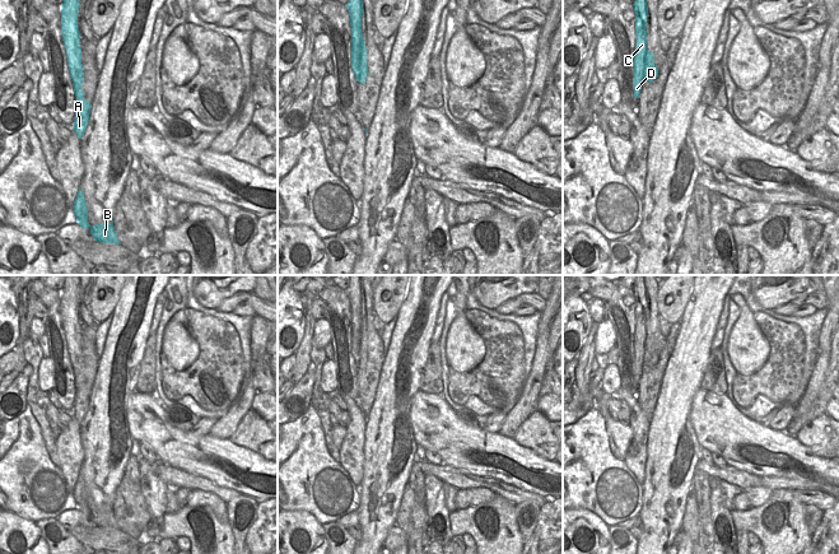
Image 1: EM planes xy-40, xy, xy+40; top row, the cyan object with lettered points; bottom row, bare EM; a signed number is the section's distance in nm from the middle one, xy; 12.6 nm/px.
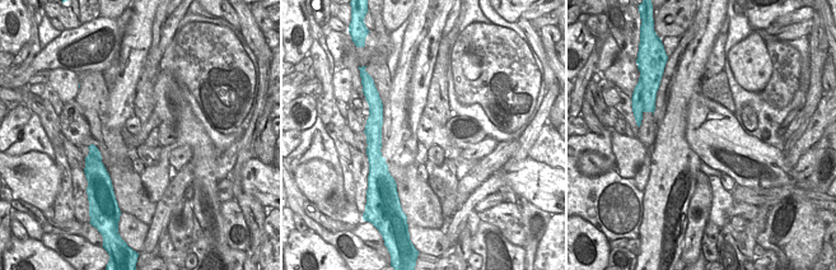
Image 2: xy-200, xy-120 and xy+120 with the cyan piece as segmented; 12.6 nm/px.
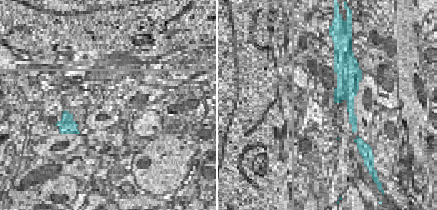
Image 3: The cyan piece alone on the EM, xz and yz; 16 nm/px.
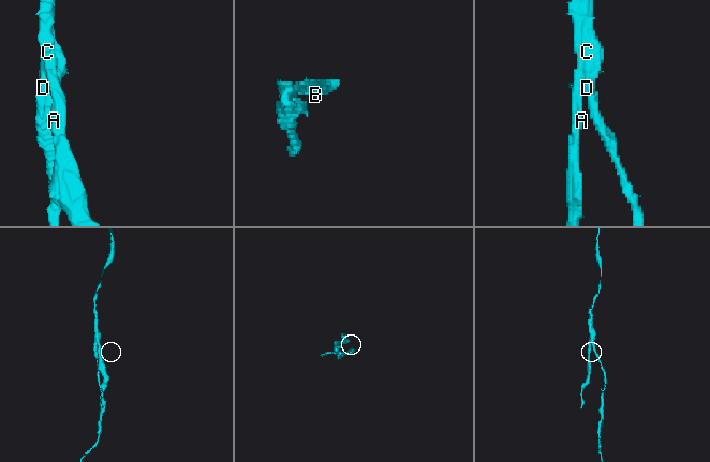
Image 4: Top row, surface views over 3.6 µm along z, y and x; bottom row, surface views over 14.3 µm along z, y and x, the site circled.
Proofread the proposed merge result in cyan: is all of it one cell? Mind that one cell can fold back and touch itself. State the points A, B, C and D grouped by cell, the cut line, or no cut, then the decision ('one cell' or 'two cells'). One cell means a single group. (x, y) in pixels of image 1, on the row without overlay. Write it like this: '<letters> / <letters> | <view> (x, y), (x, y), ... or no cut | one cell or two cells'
A B / C D | xy (366, 335), (360, 341), (358, 366) | two cells

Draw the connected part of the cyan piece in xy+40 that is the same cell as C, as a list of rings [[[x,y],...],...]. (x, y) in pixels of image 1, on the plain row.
[[[635,275],[635,340],[634,340],[634,382],[639,383],[643,367],[653,367],[658,362],[658,354],[654,350],[654,339],[647,332],[647,302],[648,292],[645,287],[645,275]]]

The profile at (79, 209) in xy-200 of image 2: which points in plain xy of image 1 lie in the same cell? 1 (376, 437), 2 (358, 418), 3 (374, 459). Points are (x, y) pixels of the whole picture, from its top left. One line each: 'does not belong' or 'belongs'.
1: does not belong
2: belongs
3: does not belong

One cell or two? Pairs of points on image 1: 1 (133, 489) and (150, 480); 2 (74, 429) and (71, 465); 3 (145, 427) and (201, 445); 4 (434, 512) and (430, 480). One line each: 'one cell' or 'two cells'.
1: two cells
2: one cell
3: one cell
4: one cell

